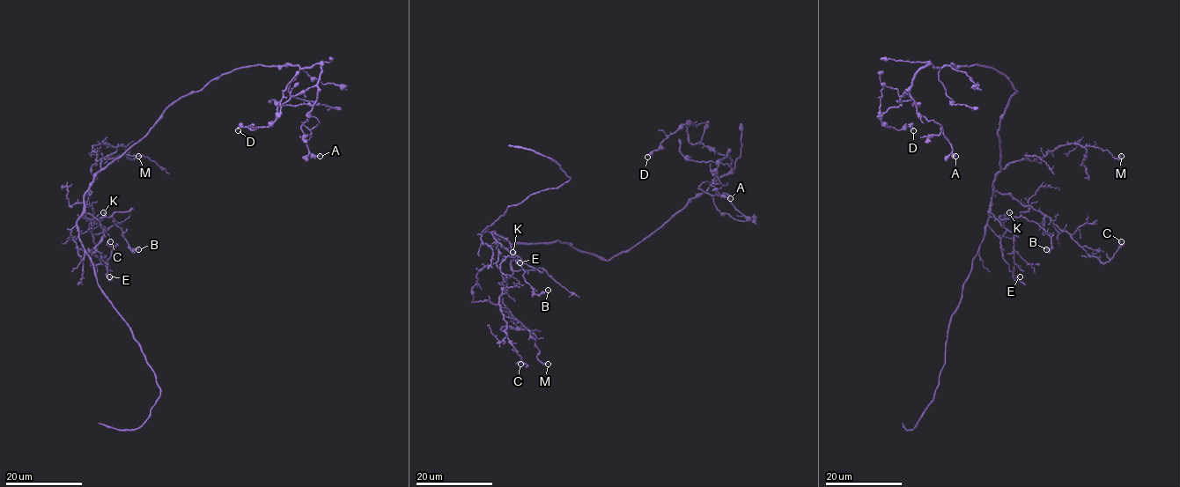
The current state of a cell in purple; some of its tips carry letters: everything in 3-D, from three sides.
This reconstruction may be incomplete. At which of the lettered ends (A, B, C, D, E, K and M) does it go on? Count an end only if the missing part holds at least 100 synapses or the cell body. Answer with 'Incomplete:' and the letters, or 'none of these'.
Incomplete: none of these

